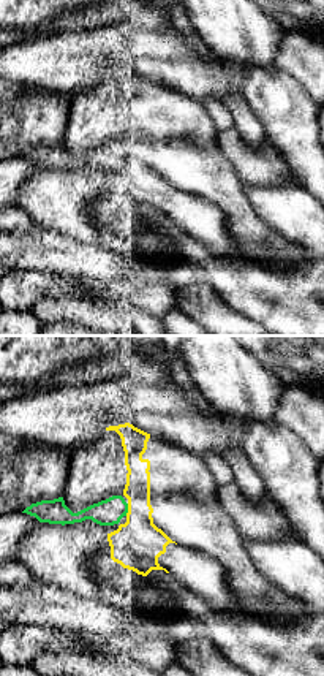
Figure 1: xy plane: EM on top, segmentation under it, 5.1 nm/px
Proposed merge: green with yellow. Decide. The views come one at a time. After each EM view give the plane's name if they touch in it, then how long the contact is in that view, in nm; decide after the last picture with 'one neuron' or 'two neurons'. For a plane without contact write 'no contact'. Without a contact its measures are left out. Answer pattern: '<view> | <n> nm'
xy | 70 nm

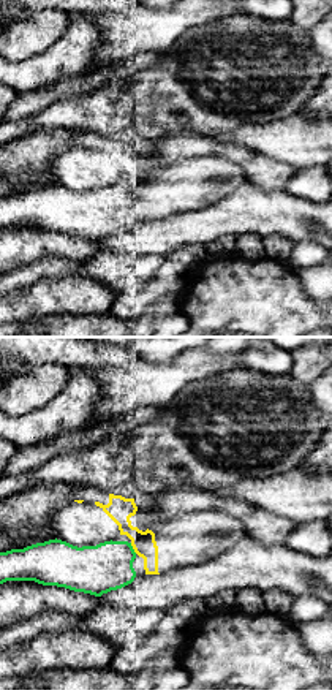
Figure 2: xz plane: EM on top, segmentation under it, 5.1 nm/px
xz | 70 nm

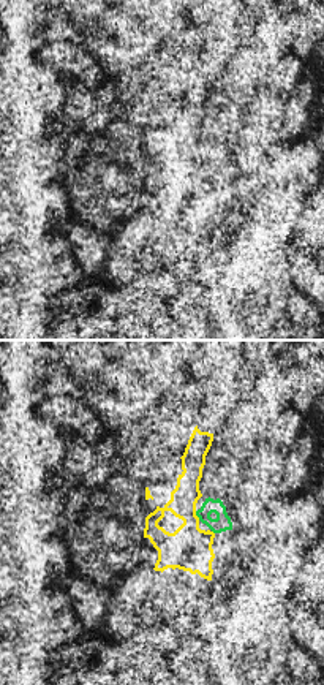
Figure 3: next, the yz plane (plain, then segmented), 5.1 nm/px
yz | 50 nm

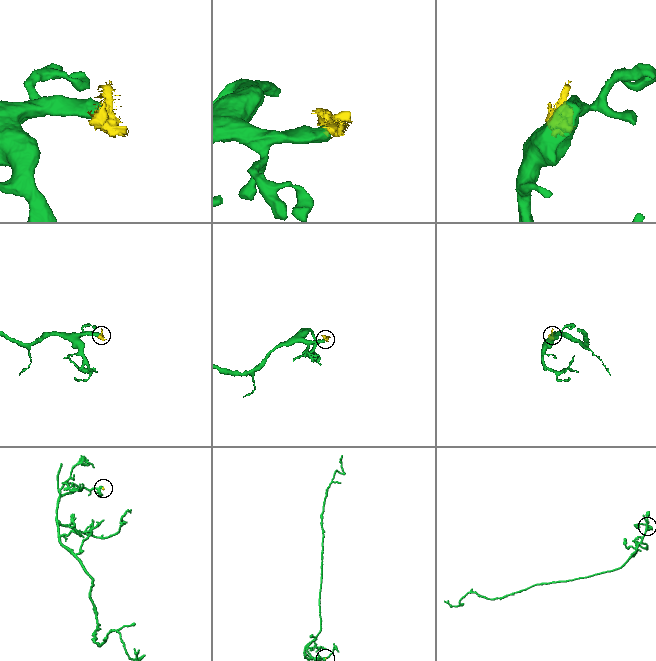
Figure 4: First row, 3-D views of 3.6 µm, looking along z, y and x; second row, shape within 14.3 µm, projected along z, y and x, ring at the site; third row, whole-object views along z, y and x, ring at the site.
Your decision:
one neuron

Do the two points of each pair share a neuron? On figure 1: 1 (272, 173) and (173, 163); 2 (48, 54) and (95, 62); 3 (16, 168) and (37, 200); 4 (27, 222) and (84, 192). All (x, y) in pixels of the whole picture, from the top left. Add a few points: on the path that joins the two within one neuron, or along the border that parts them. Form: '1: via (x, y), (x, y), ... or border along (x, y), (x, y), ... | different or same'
1: border along (215, 138), (234, 171), (247, 186) | different
2: via (59, 62), (84, 62) | same
3: border along (38, 167), (24, 182), (16, 205) | different
4: border along (16, 206), (40, 227) | different

